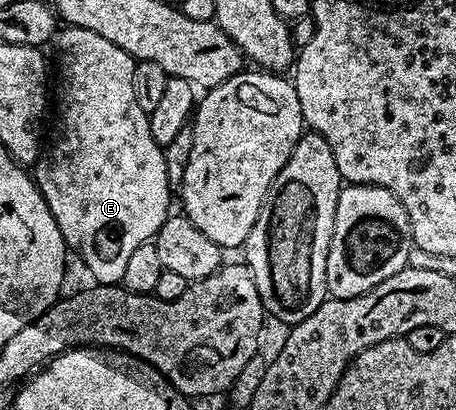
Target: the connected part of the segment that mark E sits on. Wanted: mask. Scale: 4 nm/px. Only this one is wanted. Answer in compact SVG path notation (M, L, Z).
M68 26L67 28L61 29L54 39L54 46L57 46L57 48L60 49L60 74L62 77L64 77L64 111L62 111L60 114L60 142L54 143L52 146L52 151L50 151L49 154L47 151L47 153L45 153L43 157L41 157L39 161L35 163L34 177L36 180L36 187L39 188L42 192L42 196L46 200L46 204L50 208L50 212L54 216L54 220L58 224L58 228L62 232L65 247L67 247L71 253L73 250L73 252L76 253L82 261L84 261L85 268L88 269L90 273L92 273L91 281L101 286L114 286L123 283L124 277L126 276L126 264L128 261L130 261L130 255L133 254L138 248L138 244L153 241L153 239L155 239L156 233L158 232L158 228L162 228L162 224L165 220L168 219L170 213L170 207L168 207L168 205L171 204L172 198L174 202L174 194L169 187L168 177L166 176L164 147L156 143L154 136L150 136L150 120L148 119L148 114L146 112L142 112L142 108L138 108L138 100L134 100L134 68L136 67L137 59L131 58L131 56L126 53L126 51L124 51L122 48L118 48L118 44L110 44L110 40L105 40L102 36L98 36L94 32L83 30L77 26Z

